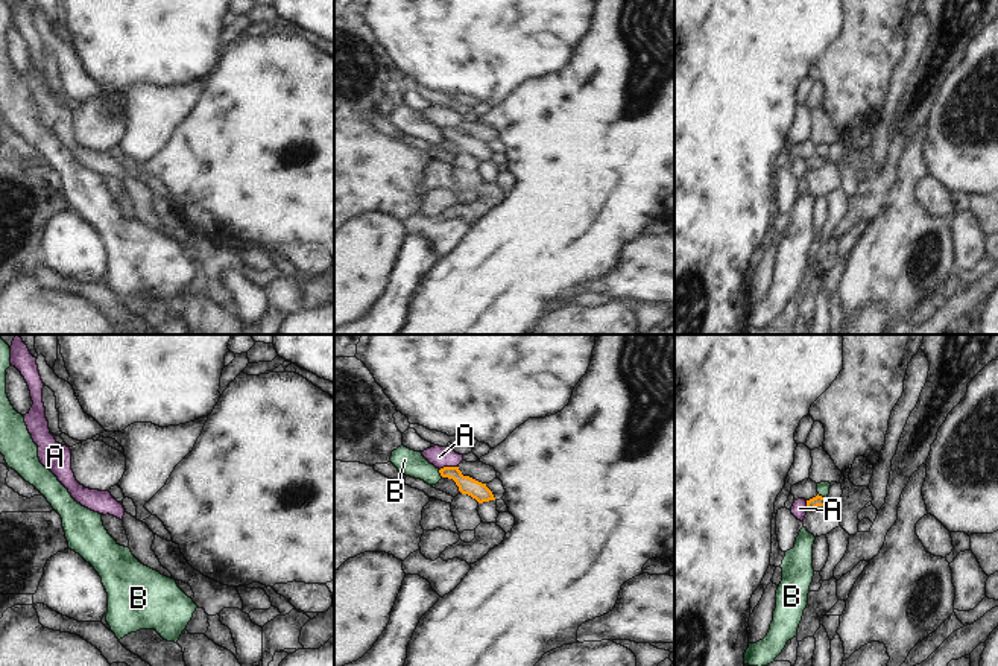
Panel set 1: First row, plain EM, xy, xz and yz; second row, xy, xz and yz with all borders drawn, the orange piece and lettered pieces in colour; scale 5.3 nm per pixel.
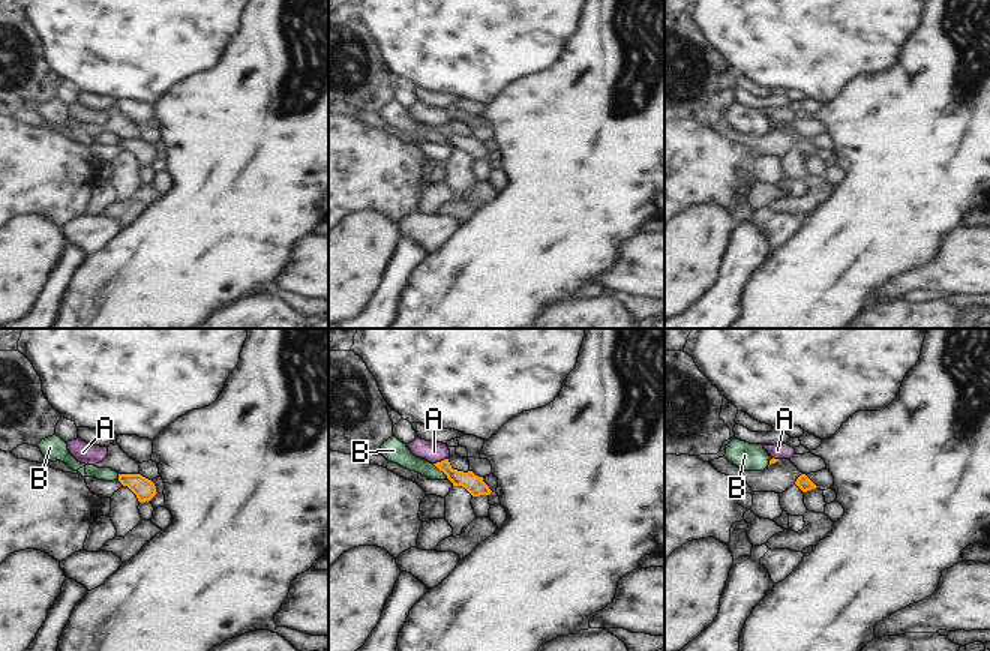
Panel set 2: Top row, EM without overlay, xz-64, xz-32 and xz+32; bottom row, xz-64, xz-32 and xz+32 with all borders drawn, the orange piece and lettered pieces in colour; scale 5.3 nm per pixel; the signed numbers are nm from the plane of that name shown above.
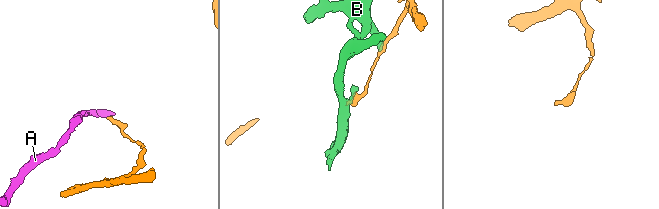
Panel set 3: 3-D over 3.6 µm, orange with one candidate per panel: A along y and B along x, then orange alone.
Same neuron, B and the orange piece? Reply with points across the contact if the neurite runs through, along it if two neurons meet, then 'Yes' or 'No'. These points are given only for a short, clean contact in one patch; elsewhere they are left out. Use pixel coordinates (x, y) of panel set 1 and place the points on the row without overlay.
Boundary: yz (817, 154), (827, 158). No.

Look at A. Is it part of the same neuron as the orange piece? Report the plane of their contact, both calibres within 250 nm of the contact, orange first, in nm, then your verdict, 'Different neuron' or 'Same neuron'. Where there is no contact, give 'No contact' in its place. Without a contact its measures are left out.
Touches orange in xz. Thickness 100 nm (orange) against 110 nm. Different neuron.

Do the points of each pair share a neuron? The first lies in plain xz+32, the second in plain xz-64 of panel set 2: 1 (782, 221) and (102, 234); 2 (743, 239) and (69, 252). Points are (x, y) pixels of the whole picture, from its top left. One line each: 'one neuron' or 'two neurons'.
1: one neuron
2: one neuron

